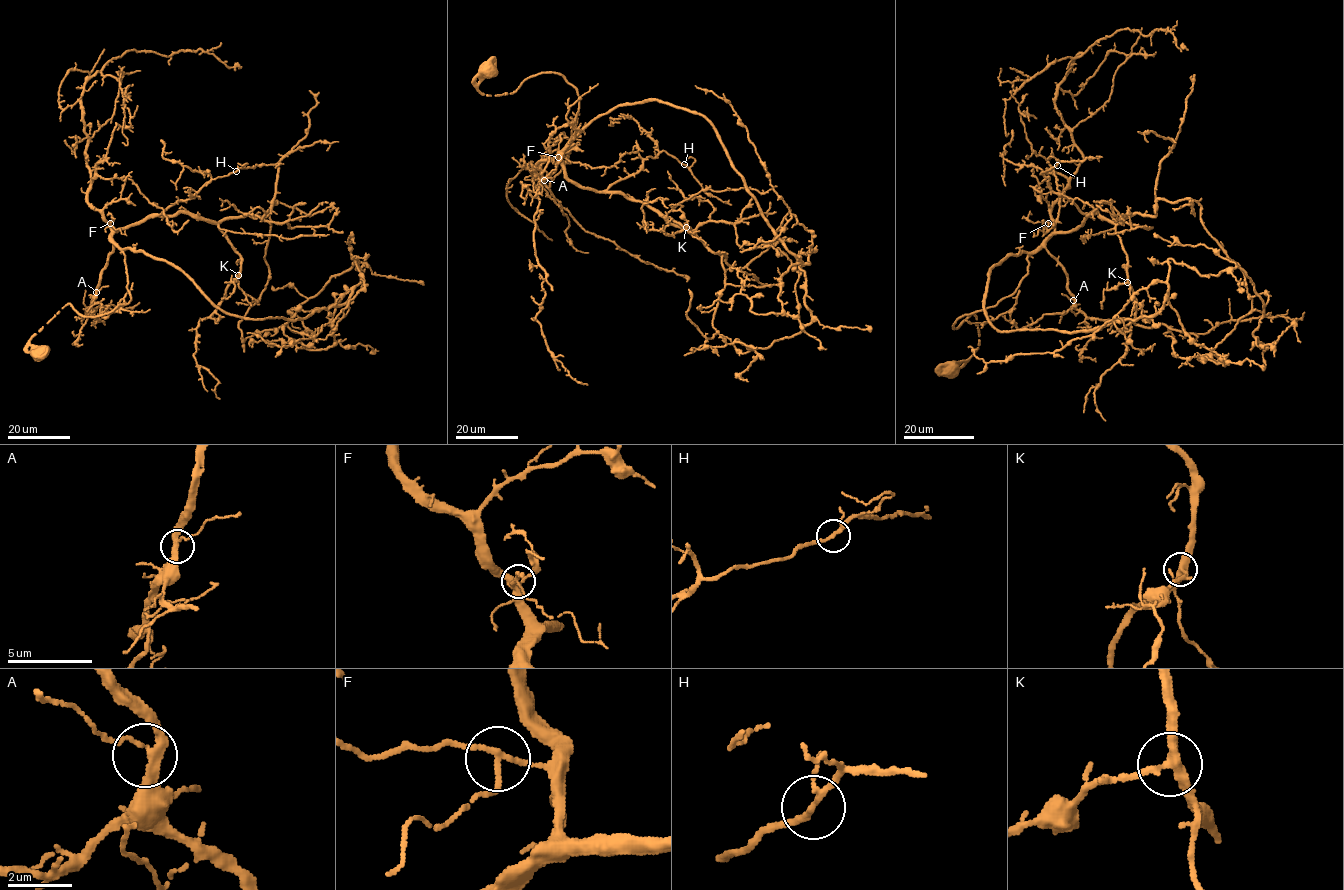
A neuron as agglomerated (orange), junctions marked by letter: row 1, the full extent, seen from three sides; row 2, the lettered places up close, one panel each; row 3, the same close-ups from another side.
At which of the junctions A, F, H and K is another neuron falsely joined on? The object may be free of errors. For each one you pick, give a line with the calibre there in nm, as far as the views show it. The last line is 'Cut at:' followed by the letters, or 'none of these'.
Cut at: none of these

